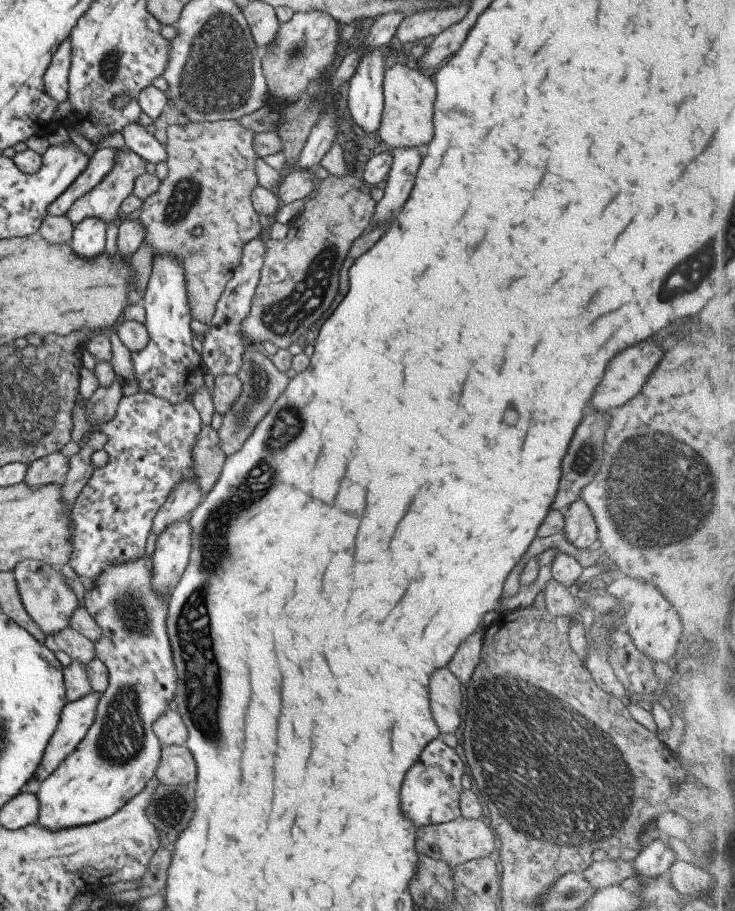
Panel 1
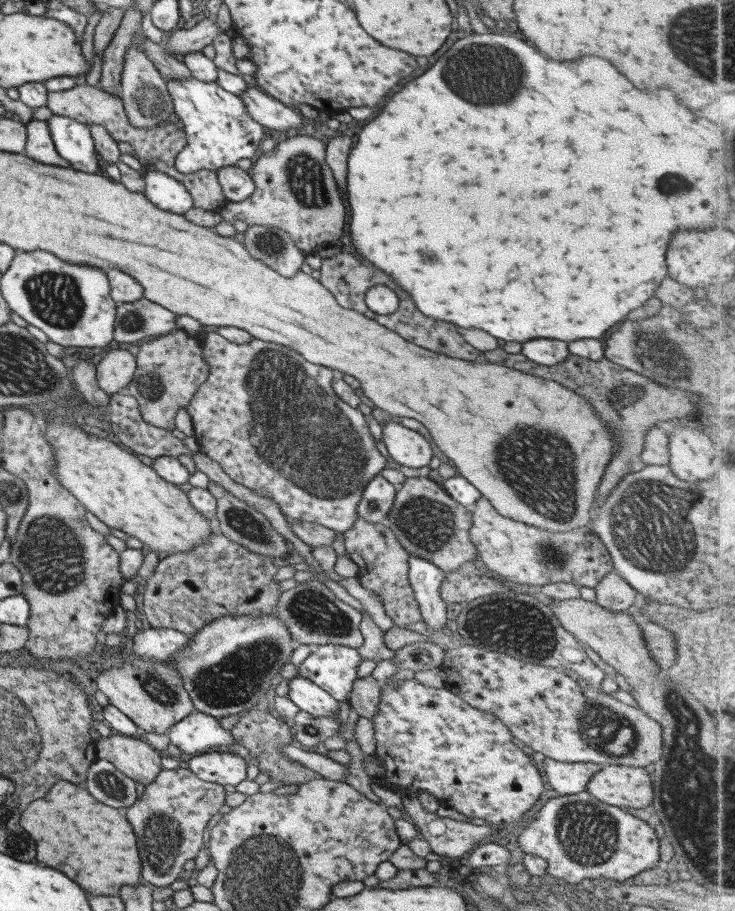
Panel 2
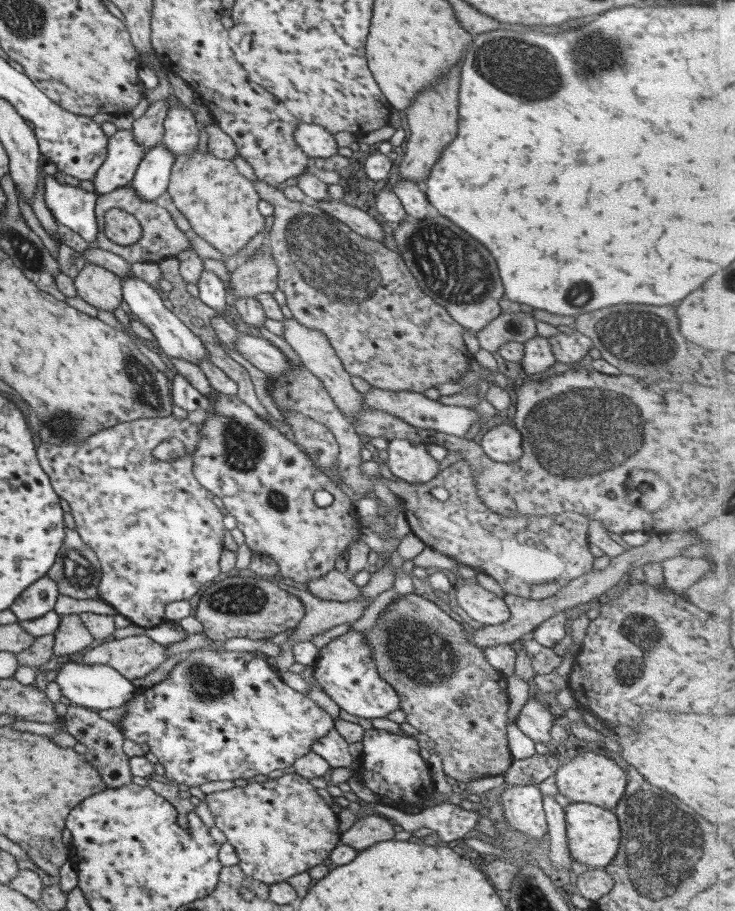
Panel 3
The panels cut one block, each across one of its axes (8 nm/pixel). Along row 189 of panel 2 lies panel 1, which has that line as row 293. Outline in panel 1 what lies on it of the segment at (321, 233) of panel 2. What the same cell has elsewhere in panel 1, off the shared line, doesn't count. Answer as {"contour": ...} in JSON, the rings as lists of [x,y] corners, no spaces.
{"contour":[[[327,176],[318,181],[317,192],[311,199],[305,199],[303,212],[288,225],[285,238],[265,240],[265,256],[263,266],[259,270],[259,278],[254,288],[253,300],[247,316],[239,324],[239,332],[245,335],[252,346],[271,342],[278,349],[286,349],[296,342],[311,324],[315,324],[331,306],[337,294],[337,272],[351,243],[370,225],[371,216],[375,212],[375,201],[369,195],[370,187],[355,177]]]}

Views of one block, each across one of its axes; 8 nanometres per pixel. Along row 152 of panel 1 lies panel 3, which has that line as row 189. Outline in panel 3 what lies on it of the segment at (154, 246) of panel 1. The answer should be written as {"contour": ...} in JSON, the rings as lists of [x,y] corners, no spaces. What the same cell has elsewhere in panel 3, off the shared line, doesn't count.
{"contour":[[[207,146],[205,150],[195,147],[194,153],[190,157],[179,156],[174,159],[165,196],[168,197],[169,208],[183,215],[190,224],[190,235],[199,236],[225,256],[233,255],[237,250],[243,248],[248,240],[263,229],[263,224],[265,224],[265,217],[256,207],[260,198],[251,182],[237,173],[232,160],[217,158],[211,154]]]}

